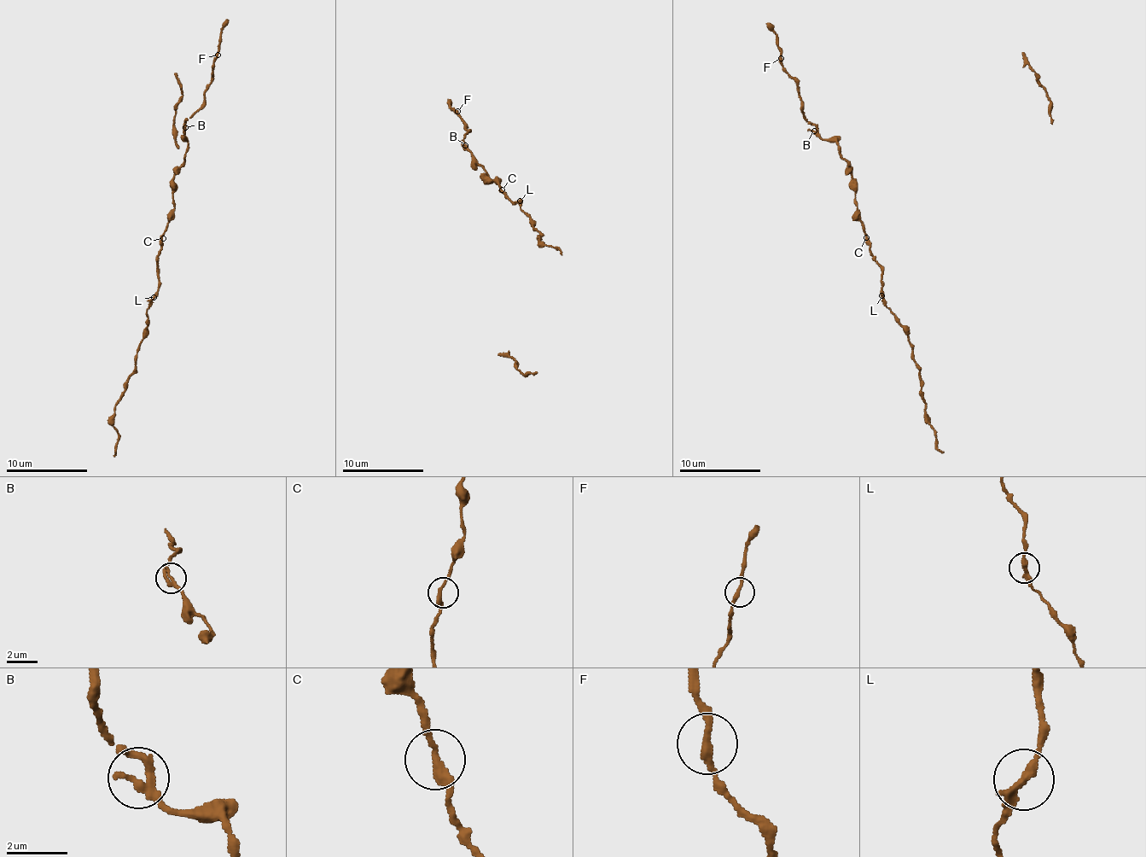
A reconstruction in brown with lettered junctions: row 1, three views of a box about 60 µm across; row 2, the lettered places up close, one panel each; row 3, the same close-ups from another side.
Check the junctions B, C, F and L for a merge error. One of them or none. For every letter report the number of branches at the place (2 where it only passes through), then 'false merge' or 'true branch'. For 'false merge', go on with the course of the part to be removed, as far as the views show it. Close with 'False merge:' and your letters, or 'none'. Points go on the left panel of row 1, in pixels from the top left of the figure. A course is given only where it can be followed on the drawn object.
B: 2 branches meet; true branch
C: 2 branches meet; true branch
F: 2 branches meet; true branch
L: 2 branches meet; true branch
False merge: none

